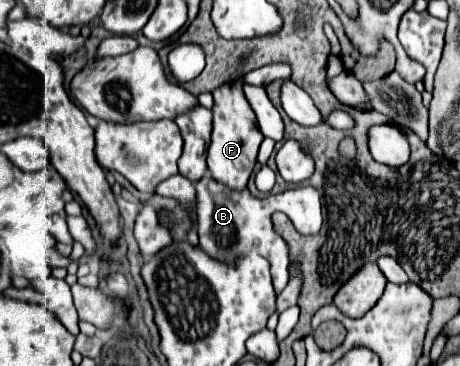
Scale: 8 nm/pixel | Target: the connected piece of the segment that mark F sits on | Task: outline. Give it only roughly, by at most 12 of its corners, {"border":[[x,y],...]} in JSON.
{"border":[[243,77],[213,91],[207,167],[245,189],[263,135]]}

